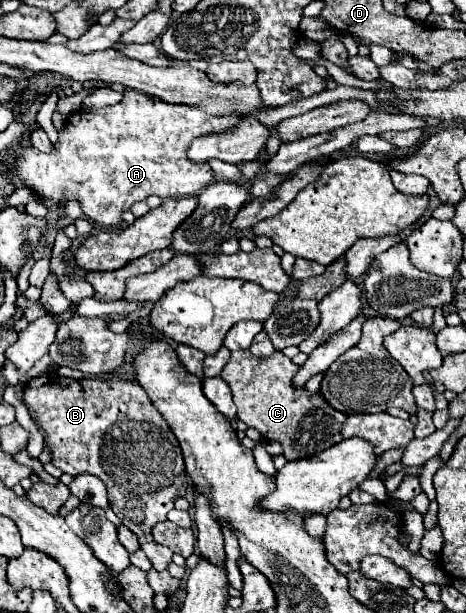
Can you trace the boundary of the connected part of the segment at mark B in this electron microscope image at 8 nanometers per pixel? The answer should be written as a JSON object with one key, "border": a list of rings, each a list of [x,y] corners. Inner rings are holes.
{"border":[[[43,373],[23,387],[23,399],[27,409],[39,423],[41,431],[45,433],[45,447],[51,451],[53,457],[51,463],[61,471],[71,473],[73,477],[85,473],[99,477],[107,487],[109,505],[115,515],[123,521],[125,527],[129,527],[137,535],[139,547],[153,563],[153,569],[165,571],[171,563],[173,553],[151,539],[151,527],[167,517],[177,497],[185,495],[187,473],[175,435],[171,433],[159,411],[151,407],[145,391],[135,381],[123,379],[119,375],[113,375],[111,379],[85,377],[81,381],[73,381],[59,377],[57,373]]]}

